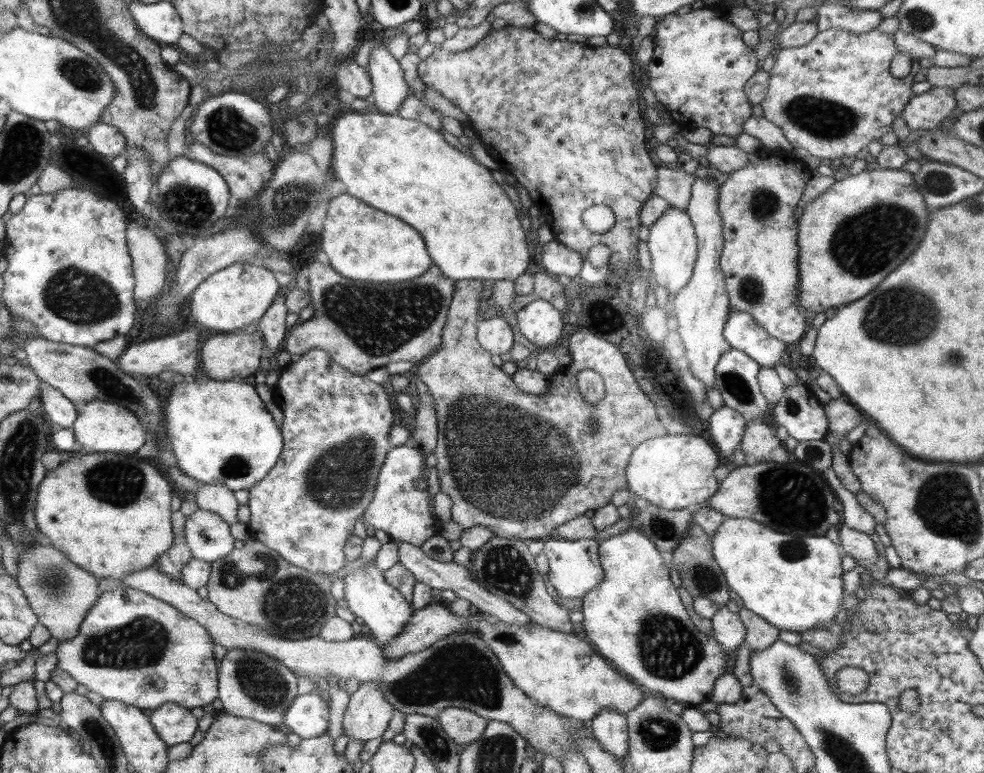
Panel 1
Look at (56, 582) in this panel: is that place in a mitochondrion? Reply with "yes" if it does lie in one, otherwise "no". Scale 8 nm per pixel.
yes

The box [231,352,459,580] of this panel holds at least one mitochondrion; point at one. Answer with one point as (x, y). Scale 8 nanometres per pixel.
(339, 479)

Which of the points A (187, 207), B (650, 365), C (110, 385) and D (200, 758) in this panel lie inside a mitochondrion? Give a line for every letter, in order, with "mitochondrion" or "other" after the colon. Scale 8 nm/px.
A: mitochondrion
B: other
C: mitochondrion
D: other

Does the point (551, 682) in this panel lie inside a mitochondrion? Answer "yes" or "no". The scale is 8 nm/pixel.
no

